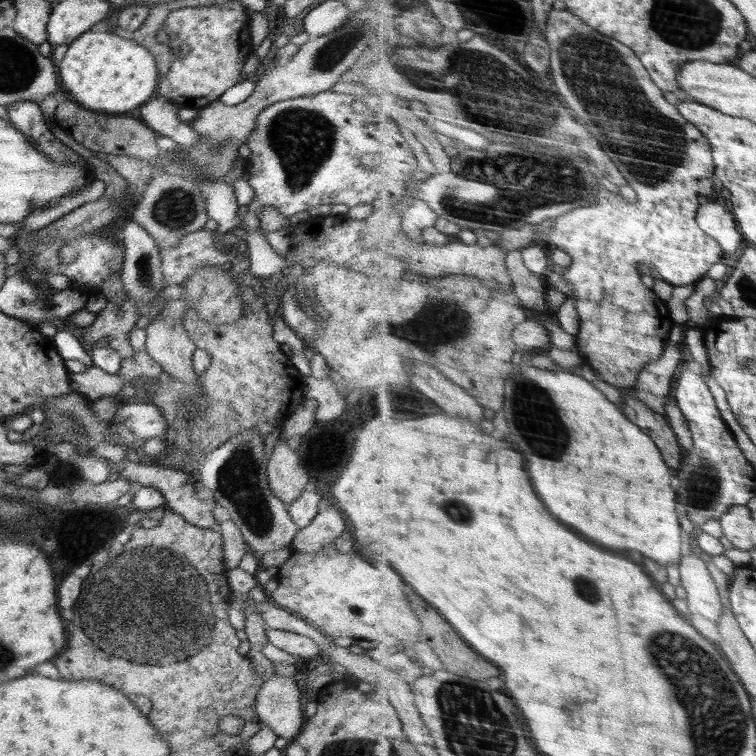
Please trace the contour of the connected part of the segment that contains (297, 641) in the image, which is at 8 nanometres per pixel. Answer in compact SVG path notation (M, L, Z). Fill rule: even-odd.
M268 627L265 628L265 635L267 640L276 648L297 655L302 660L312 659L319 655L320 648L318 644L307 636Z

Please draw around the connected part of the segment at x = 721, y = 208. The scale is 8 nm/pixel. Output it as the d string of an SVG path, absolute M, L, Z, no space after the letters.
M712 198L698 212L699 225L725 249L724 253L734 255L742 247L746 237L740 232L734 212L726 208L723 199Z

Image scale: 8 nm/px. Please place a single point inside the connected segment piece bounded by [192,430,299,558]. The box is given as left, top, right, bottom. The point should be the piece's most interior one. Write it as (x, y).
(236, 472)

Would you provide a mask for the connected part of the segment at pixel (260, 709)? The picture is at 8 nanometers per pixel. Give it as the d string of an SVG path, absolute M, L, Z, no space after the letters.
M274 674L262 684L255 700L259 722L266 724L279 737L295 738L305 726L300 696L302 690L294 678Z

